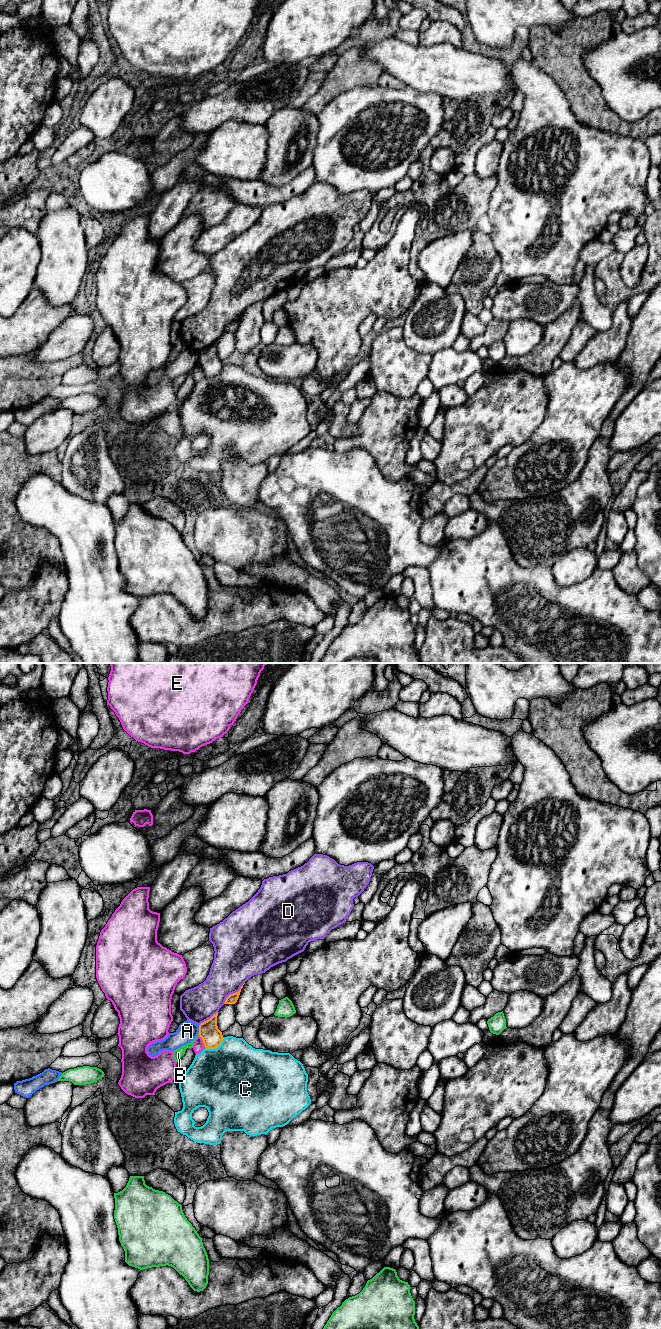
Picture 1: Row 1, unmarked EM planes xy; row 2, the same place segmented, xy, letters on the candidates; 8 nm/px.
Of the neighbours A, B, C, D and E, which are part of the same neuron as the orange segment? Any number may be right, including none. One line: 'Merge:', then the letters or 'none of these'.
Merge: none of these

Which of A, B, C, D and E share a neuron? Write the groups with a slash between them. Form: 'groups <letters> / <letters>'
groups A / B / C / D / E

